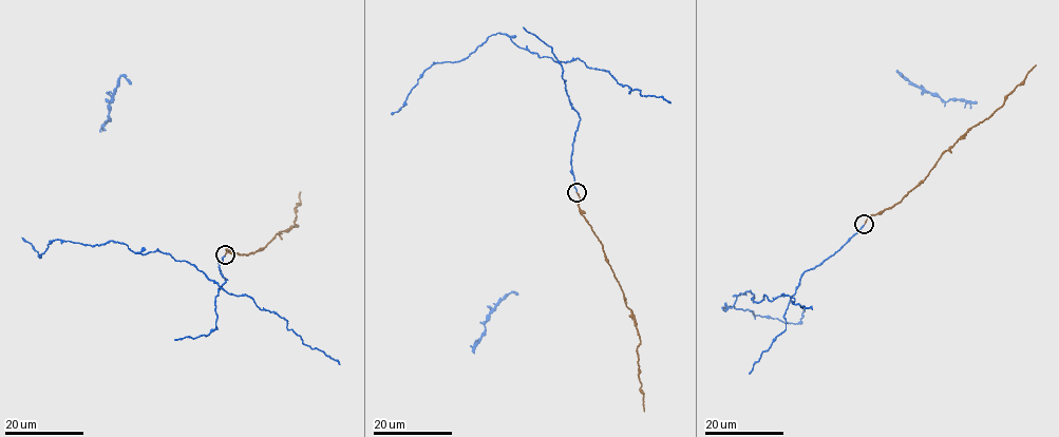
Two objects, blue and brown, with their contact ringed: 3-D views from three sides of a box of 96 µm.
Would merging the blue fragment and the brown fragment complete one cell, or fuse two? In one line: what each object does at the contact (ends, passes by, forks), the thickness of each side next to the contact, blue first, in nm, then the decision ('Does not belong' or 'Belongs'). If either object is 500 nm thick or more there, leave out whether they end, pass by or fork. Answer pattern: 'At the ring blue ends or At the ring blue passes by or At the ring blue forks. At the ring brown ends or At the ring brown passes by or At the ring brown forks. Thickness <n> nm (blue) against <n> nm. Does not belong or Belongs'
At the ring blue ends. At the ring brown ends. Thickness 190 nm (blue) against 150 nm. Belongs

